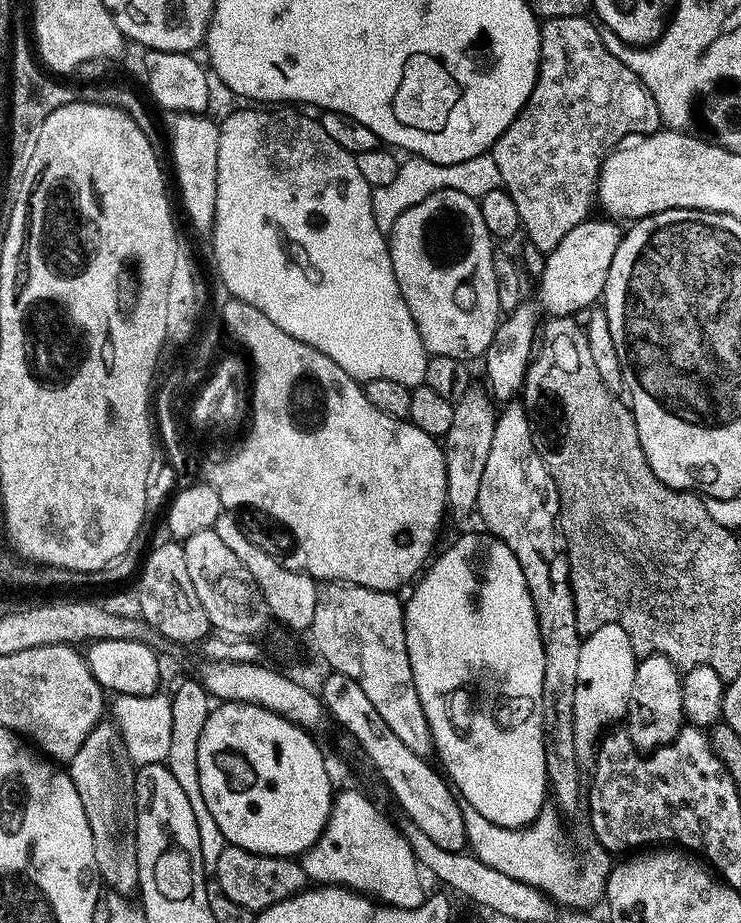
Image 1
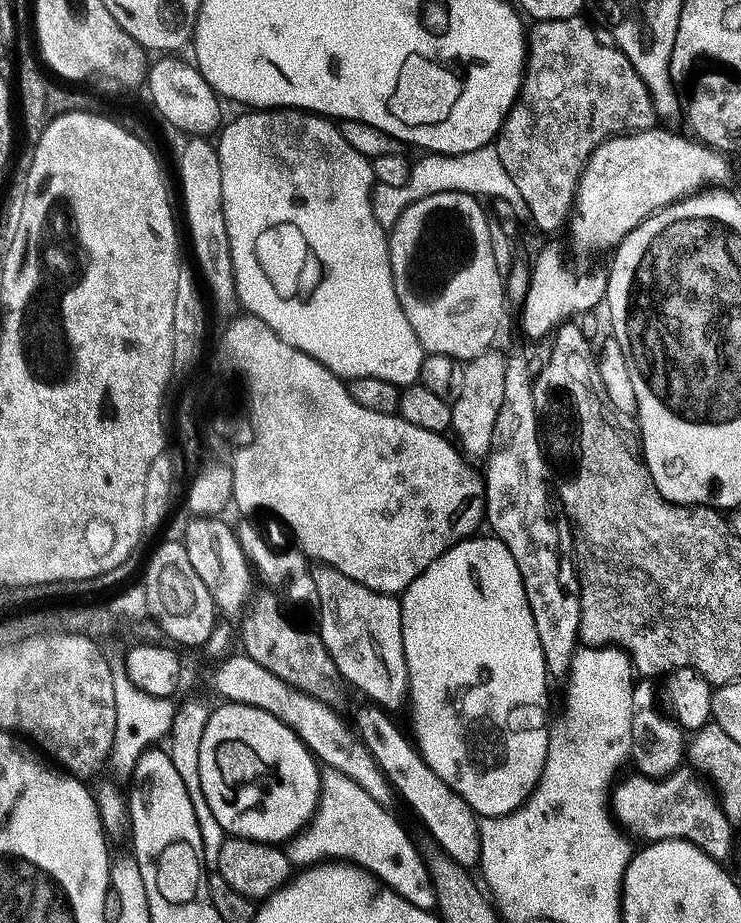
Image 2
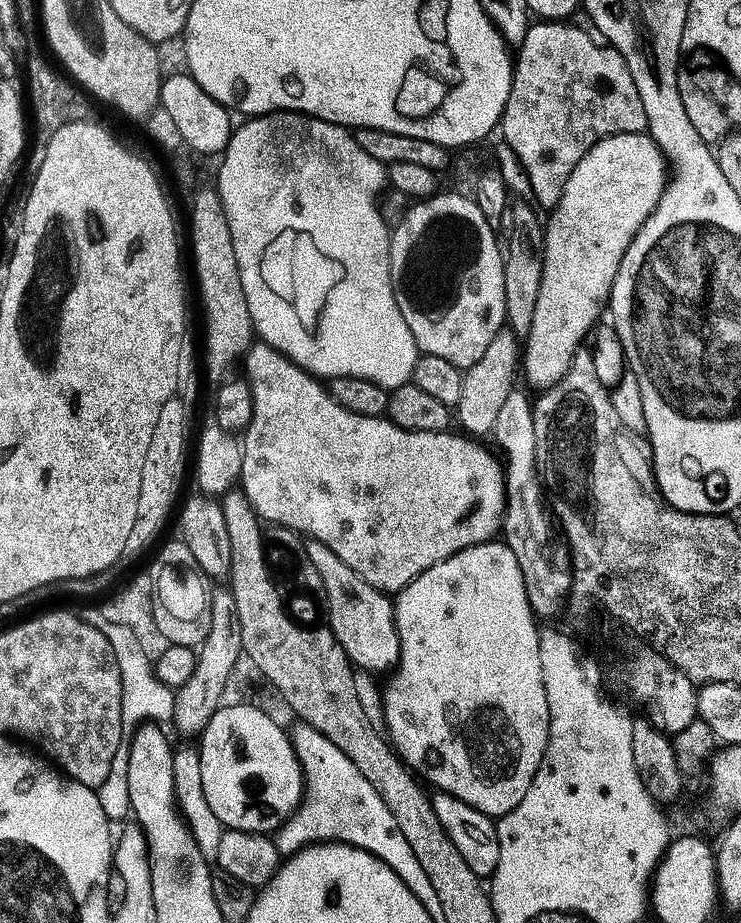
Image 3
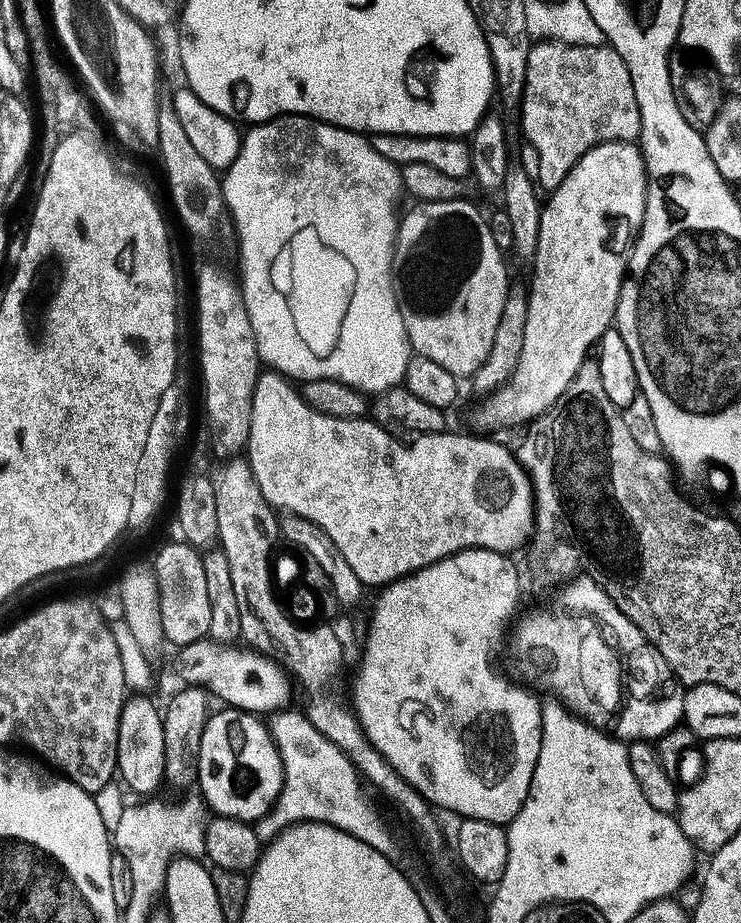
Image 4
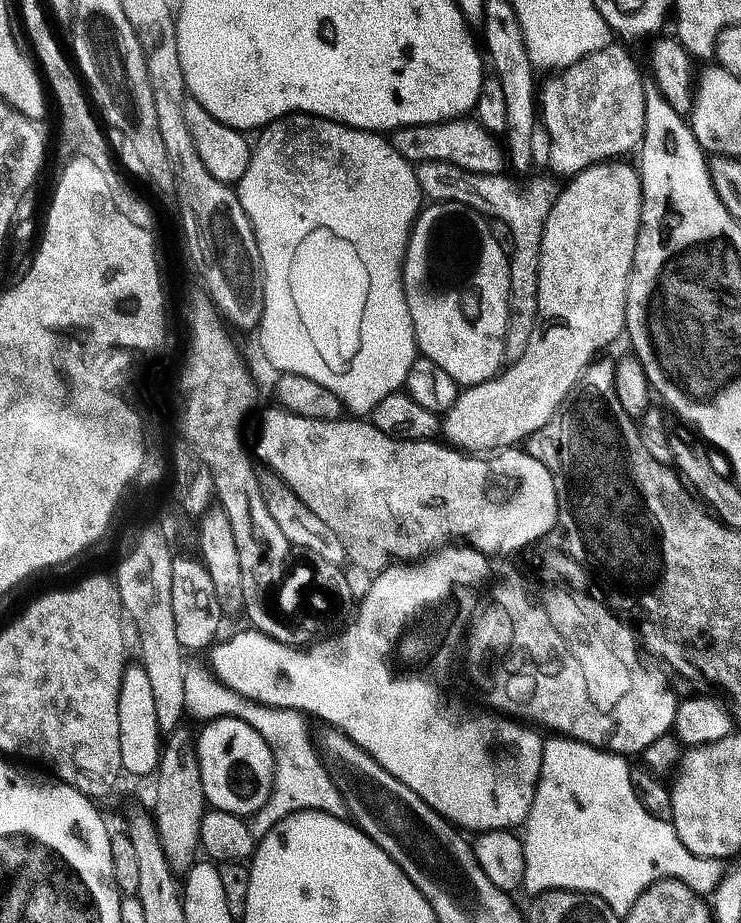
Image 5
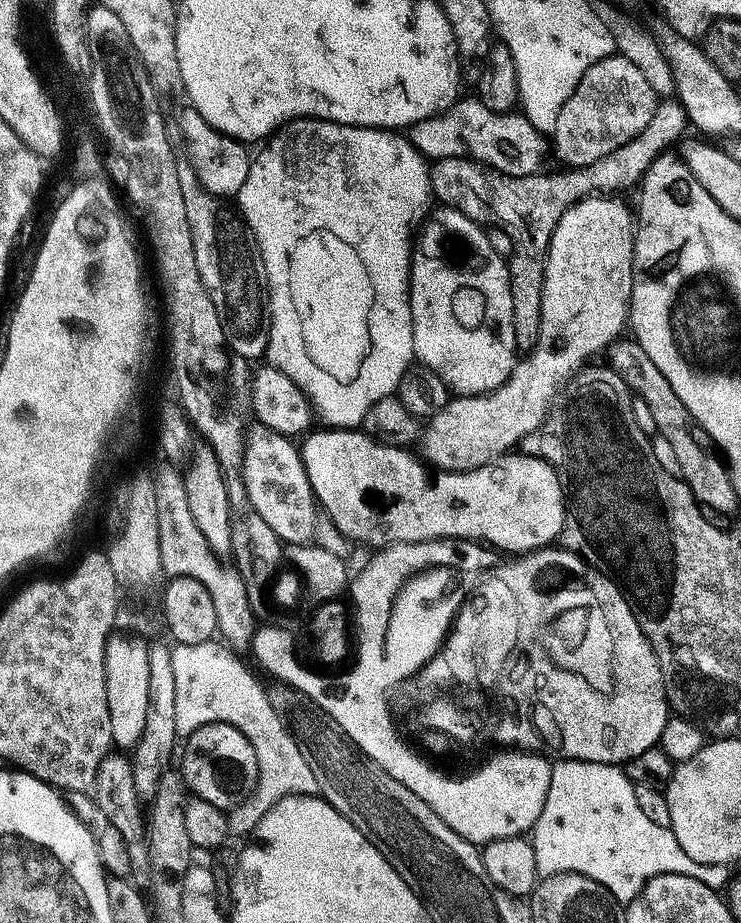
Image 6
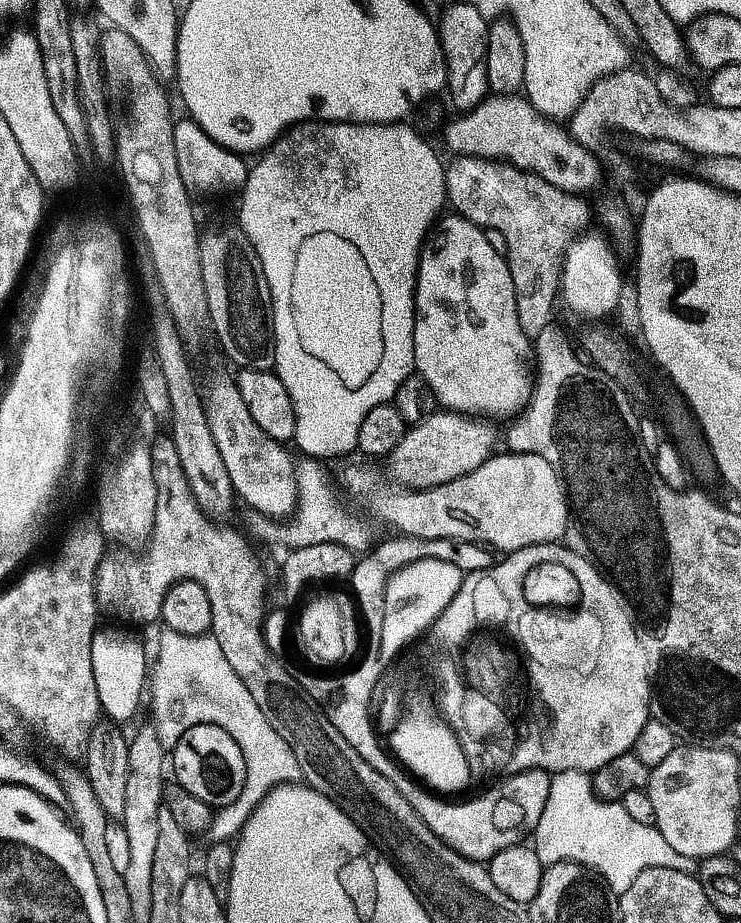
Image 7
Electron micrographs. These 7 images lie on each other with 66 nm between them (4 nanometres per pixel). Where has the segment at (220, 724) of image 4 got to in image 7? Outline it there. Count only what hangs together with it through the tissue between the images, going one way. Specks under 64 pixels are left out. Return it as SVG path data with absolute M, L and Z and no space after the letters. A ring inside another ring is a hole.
M194 724L170 752L170 772L176 775L175 783L194 794L194 798L202 798L213 810L238 802L242 790L250 784L248 770L250 774L250 760L242 752L242 746L216 724Z

